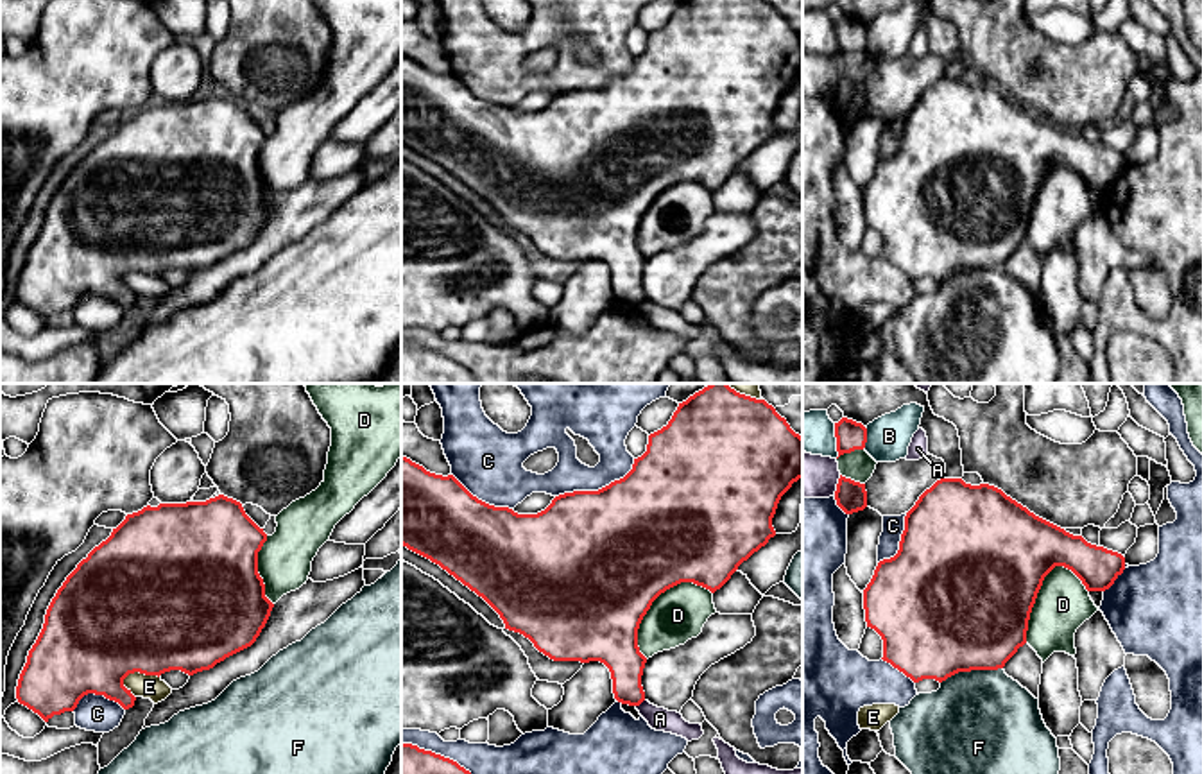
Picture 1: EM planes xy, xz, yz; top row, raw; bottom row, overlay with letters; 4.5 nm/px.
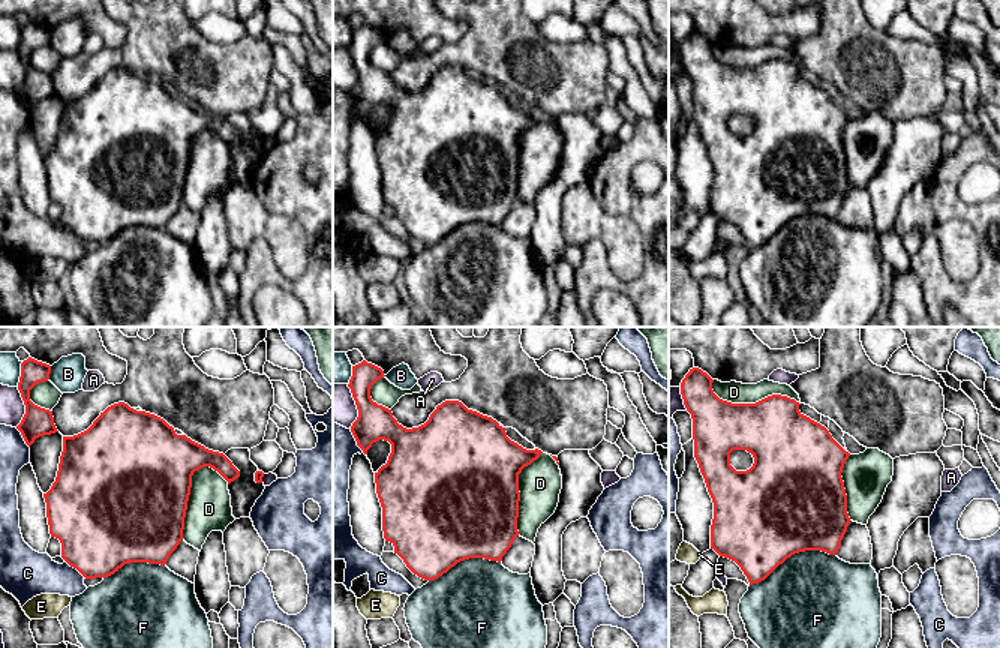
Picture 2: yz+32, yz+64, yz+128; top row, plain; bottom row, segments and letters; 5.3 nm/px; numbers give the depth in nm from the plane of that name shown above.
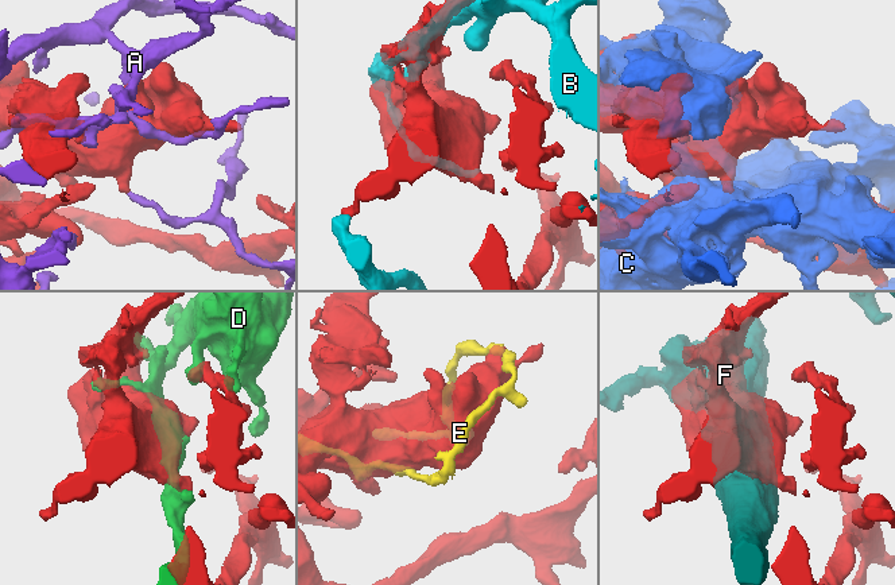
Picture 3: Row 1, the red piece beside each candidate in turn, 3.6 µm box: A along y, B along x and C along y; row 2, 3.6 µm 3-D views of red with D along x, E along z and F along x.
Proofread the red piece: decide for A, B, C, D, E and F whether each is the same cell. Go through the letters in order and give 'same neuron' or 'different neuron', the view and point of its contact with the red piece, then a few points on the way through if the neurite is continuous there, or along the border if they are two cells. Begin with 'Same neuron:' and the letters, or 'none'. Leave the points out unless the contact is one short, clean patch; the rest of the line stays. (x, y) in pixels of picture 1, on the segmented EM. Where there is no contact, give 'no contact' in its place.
Same neuron: D
A: different neuron | yz (837, 484)
B: different neuron | yz (837, 441)
C: different neuron | xz (599, 490)
D: same neuron | xz (652, 601)
E: different neuron | xy (138, 670)
F: different neuron | yz (971, 669)

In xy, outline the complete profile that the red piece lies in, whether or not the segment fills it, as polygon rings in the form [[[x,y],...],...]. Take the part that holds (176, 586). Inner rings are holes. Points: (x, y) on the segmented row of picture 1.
[[[224,494],[206,502],[147,505],[127,514],[111,536],[77,564],[52,598],[18,679],[18,702],[45,722],[73,711],[88,693],[104,695],[129,710],[136,701],[124,686],[129,674],[159,677],[181,670],[193,675],[251,647],[274,607],[258,573],[258,552],[265,541],[267,534],[245,514],[242,503]]]

